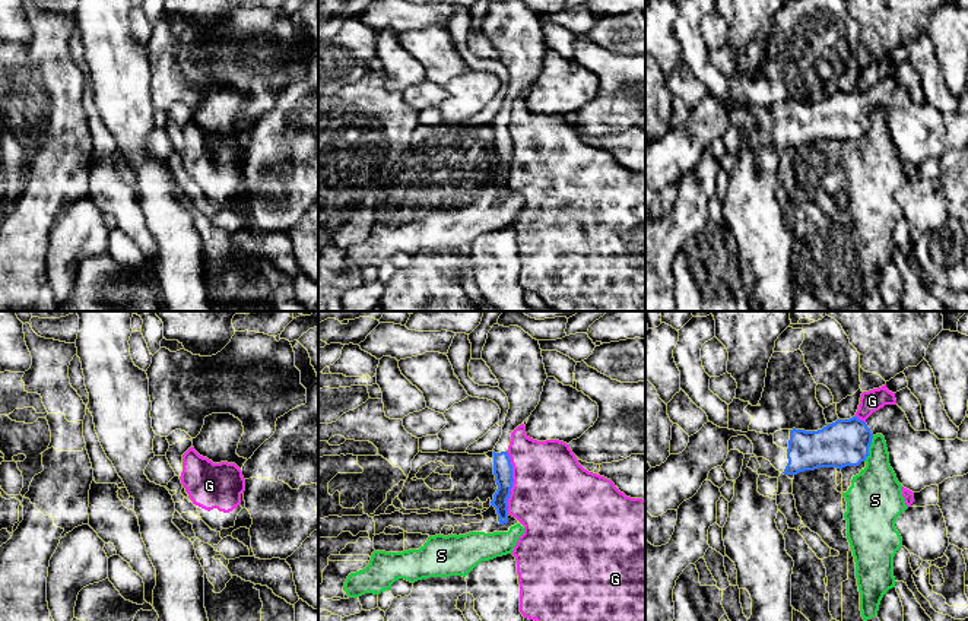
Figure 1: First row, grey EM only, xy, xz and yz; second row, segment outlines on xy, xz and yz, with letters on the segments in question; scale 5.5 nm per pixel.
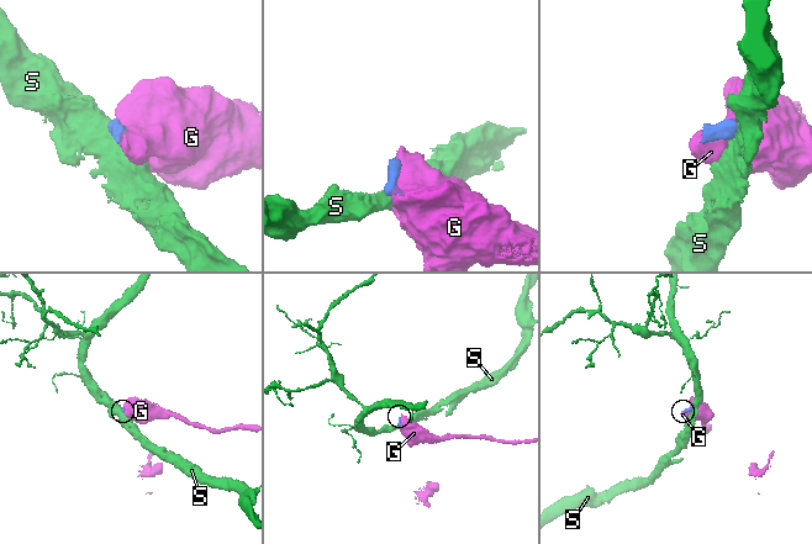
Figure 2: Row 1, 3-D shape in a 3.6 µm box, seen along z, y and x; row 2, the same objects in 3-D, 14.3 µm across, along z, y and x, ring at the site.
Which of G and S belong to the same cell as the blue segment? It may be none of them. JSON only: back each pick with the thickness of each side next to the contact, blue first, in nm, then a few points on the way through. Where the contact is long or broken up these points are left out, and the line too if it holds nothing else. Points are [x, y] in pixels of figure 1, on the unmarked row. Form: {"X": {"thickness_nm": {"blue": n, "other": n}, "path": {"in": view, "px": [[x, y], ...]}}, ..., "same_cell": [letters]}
{"same_cell": []}

